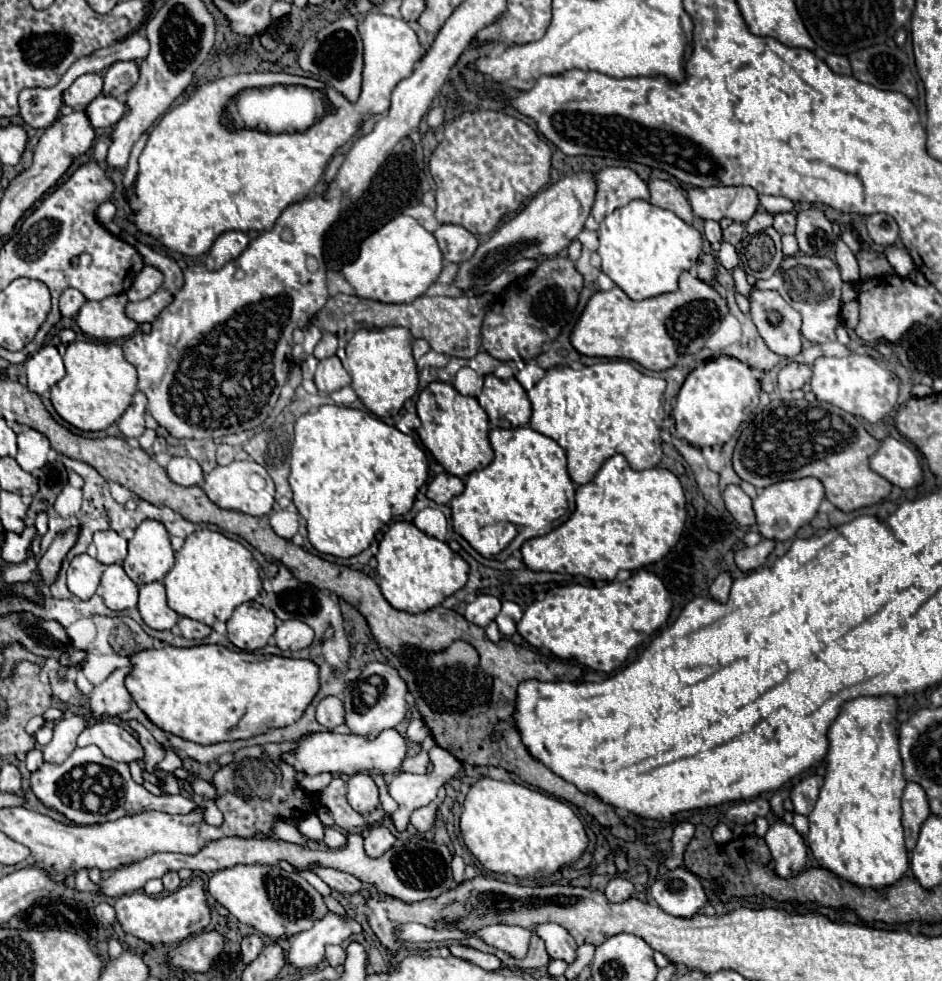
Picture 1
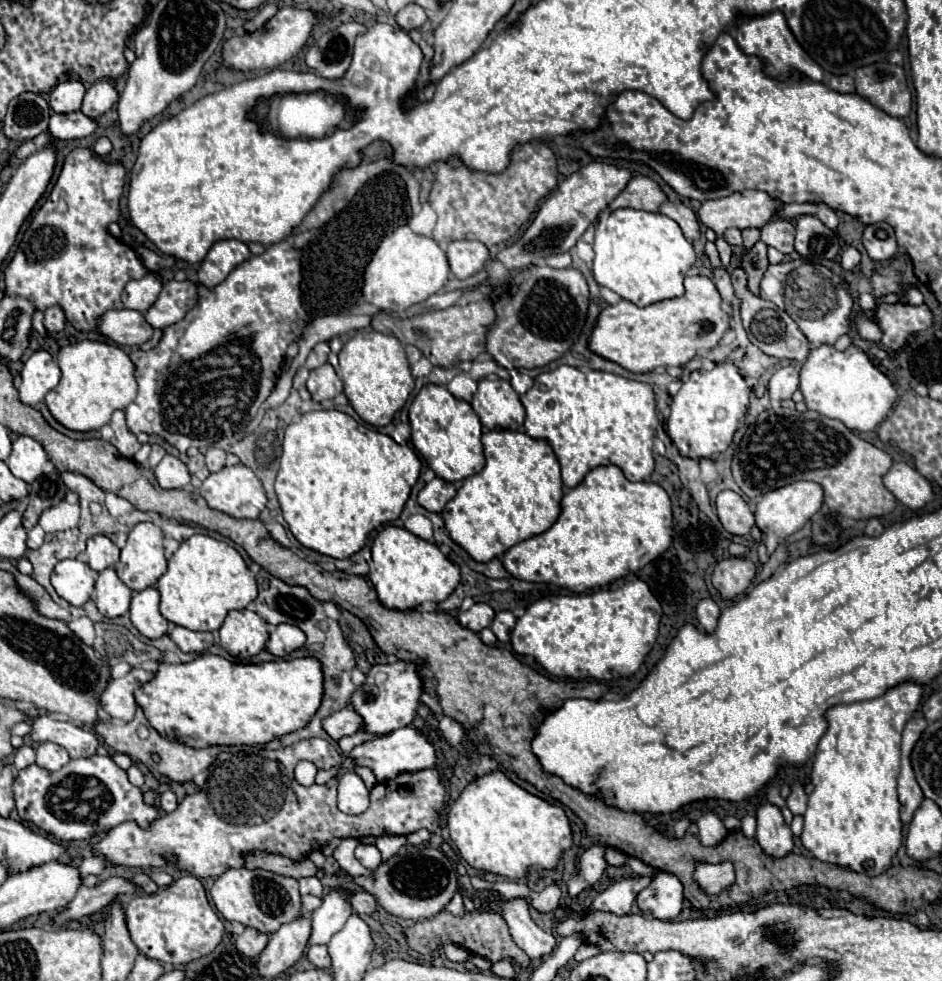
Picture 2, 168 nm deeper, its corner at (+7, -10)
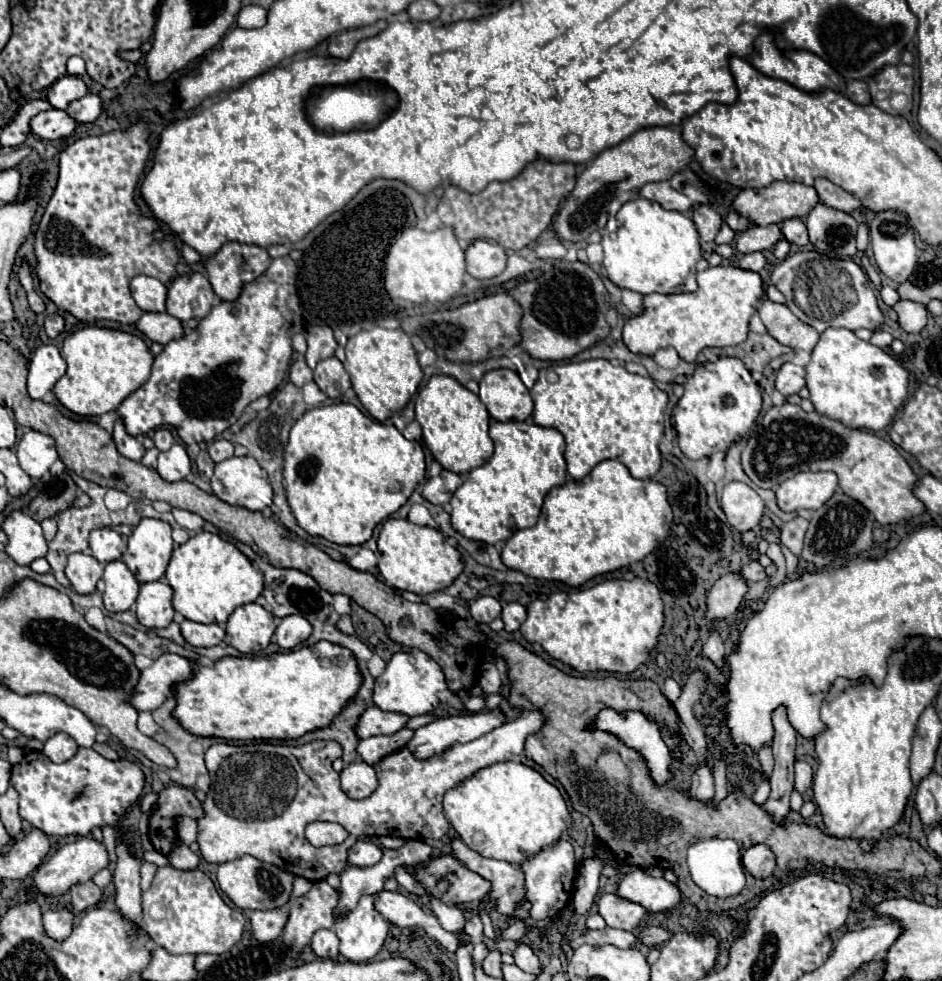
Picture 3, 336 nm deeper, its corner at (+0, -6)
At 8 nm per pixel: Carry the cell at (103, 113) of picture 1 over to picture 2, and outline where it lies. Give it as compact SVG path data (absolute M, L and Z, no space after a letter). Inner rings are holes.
M84 112L72 114L52 114L48 132L56 140L72 140L72 138L88 138L96 132L96 120L88 118Z

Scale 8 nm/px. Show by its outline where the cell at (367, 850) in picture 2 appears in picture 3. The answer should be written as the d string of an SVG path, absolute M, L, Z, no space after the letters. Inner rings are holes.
M357 840L349 852L347 852L347 862L351 866L359 866L359 868L367 868L367 866L373 866L381 860L383 852L377 844L371 844L371 842L365 842L365 840Z

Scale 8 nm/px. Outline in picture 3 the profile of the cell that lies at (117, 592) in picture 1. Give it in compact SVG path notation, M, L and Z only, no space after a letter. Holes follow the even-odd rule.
M113 560L105 566L103 580L107 584L103 592L103 600L109 612L123 612L135 604L139 582L121 560Z

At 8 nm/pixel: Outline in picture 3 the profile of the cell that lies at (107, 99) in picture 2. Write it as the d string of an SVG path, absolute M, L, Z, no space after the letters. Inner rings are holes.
M87 94L81 100L75 100L73 104L69 104L67 114L77 120L79 124L87 124L87 122L95 122L97 116L101 114L101 100L95 94Z

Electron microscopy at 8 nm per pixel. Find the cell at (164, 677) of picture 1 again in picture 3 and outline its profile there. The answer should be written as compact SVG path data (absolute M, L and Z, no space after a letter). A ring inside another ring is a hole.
M321 640L301 650L275 654L275 658L221 658L215 666L197 666L195 676L177 688L177 708L173 716L195 736L215 736L225 740L297 740L317 728L327 728L337 712L353 700L363 684L359 664L343 646Z

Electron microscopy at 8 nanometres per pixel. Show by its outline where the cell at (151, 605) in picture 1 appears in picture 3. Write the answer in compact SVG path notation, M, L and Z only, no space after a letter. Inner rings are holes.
M147 582L141 584L135 610L137 618L147 628L167 628L173 622L173 588L167 582Z

